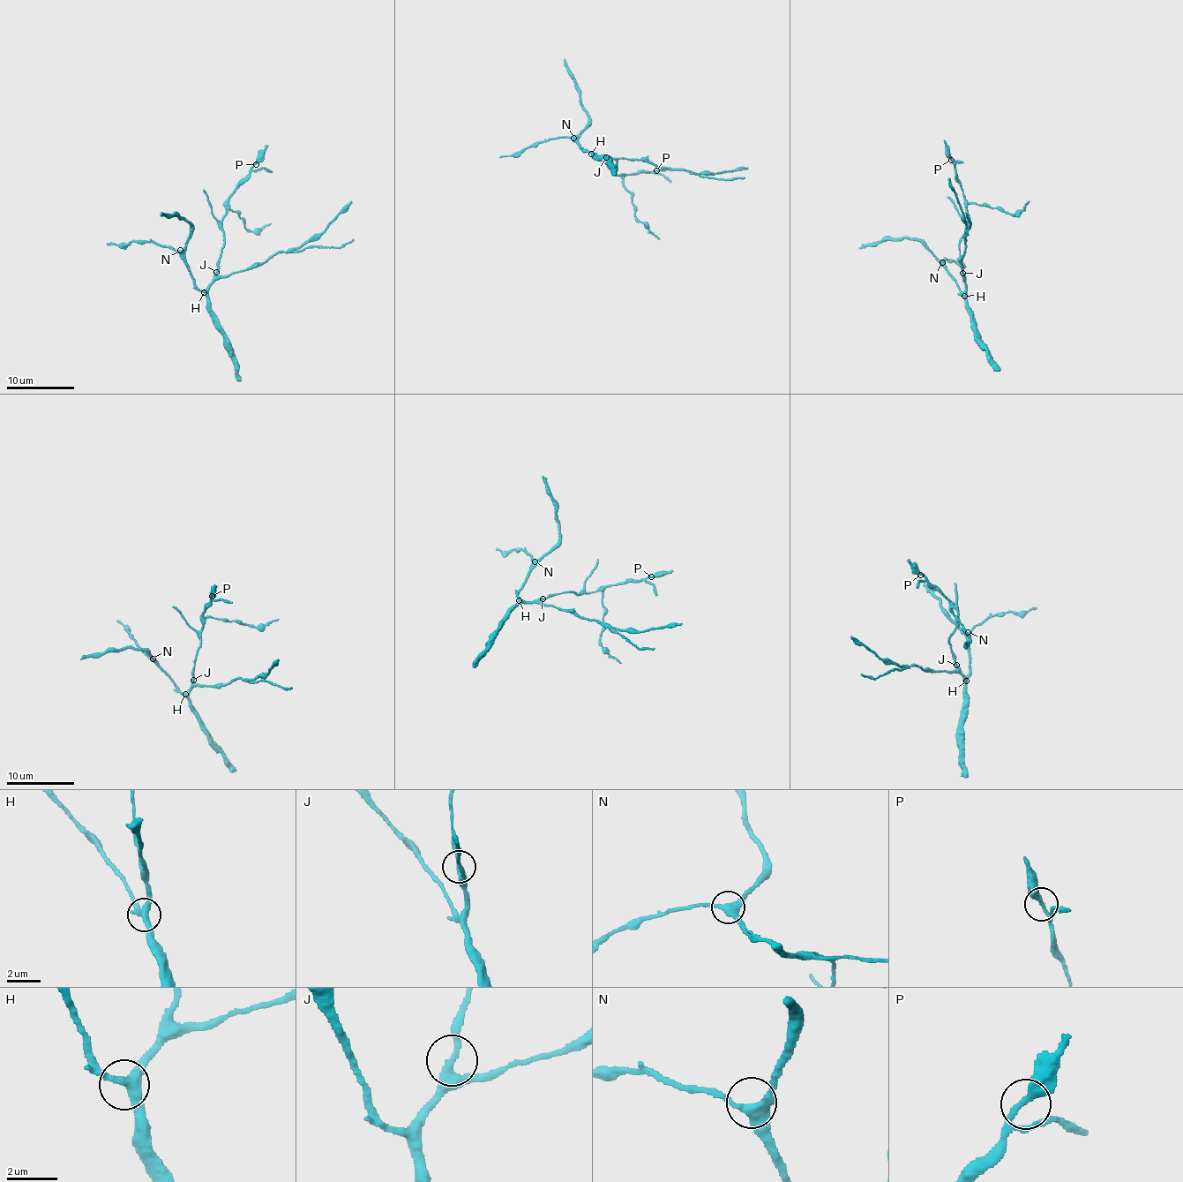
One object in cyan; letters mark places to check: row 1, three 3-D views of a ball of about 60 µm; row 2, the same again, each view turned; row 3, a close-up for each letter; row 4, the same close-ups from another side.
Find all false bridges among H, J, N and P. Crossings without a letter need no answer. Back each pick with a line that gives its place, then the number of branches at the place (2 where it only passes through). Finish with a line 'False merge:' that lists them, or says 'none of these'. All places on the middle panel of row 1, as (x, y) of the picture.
False merge: none of these

